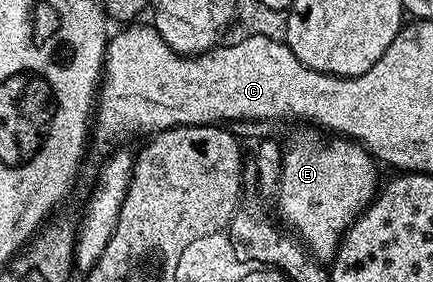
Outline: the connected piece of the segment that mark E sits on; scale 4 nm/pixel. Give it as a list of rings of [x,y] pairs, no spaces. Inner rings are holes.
[[[302,134],[285,147],[276,199],[283,220],[307,250],[318,260],[330,260],[342,242],[346,227],[361,216],[378,193],[380,166],[359,142],[341,136],[325,142],[323,135],[318,134]]]

